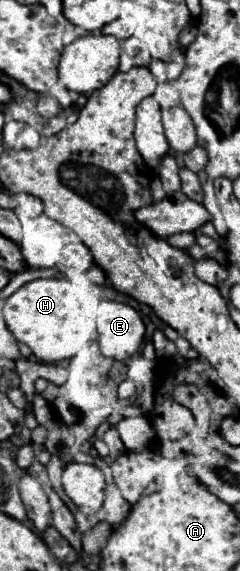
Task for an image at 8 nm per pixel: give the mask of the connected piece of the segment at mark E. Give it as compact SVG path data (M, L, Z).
M103 300L97 312L99 346L107 358L127 360L145 336L145 322L135 308L119 300Z

